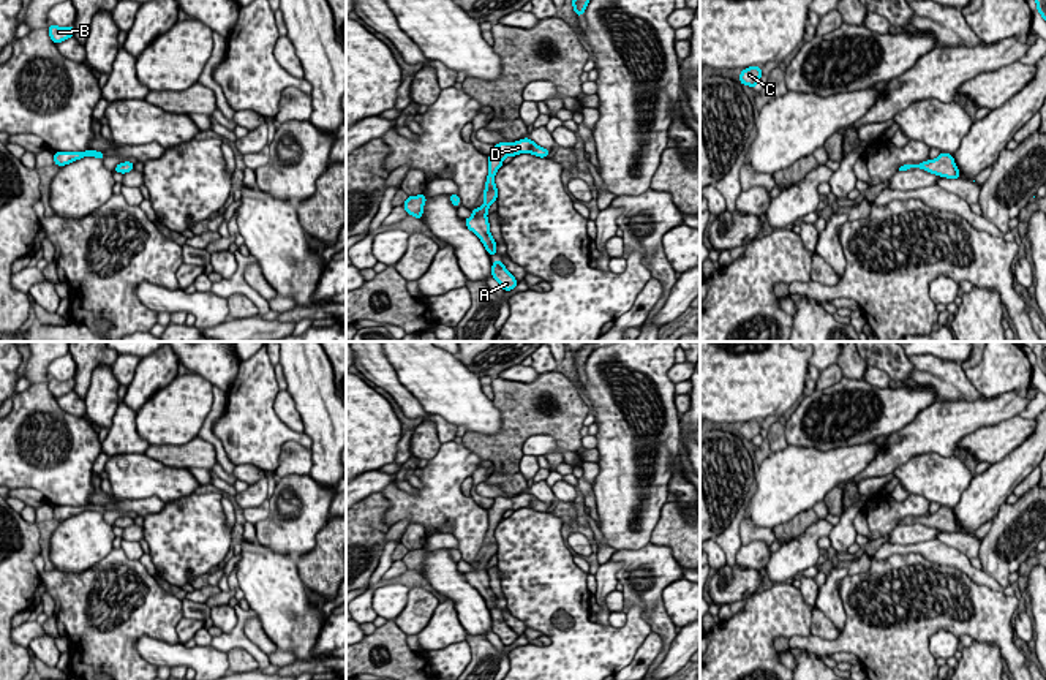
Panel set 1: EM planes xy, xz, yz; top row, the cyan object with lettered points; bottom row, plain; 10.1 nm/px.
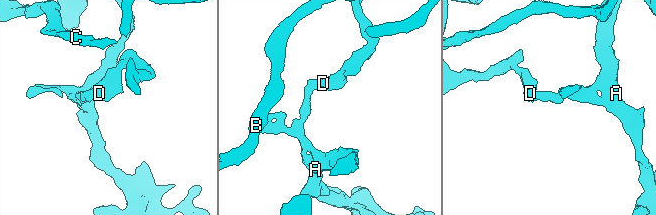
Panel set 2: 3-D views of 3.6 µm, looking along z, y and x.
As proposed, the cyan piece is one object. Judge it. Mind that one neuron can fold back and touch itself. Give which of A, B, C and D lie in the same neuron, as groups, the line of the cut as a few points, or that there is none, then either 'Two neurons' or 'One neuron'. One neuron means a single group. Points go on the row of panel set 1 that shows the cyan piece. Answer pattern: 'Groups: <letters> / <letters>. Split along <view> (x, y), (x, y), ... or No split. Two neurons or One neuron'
Groups: A B C D. No split. One neuron

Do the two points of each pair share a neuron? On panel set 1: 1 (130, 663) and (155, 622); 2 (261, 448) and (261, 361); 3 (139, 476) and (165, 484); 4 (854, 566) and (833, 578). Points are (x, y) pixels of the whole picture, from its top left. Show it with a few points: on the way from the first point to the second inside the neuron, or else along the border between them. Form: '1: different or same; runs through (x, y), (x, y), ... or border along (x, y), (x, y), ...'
1: same; runs through (128, 650), (128, 639), (142, 625)
2: same; runs through (259, 426), (259, 383)
3: same; runs through (146, 478), (158, 479)
4: different; border along (835, 563), (849, 574)

